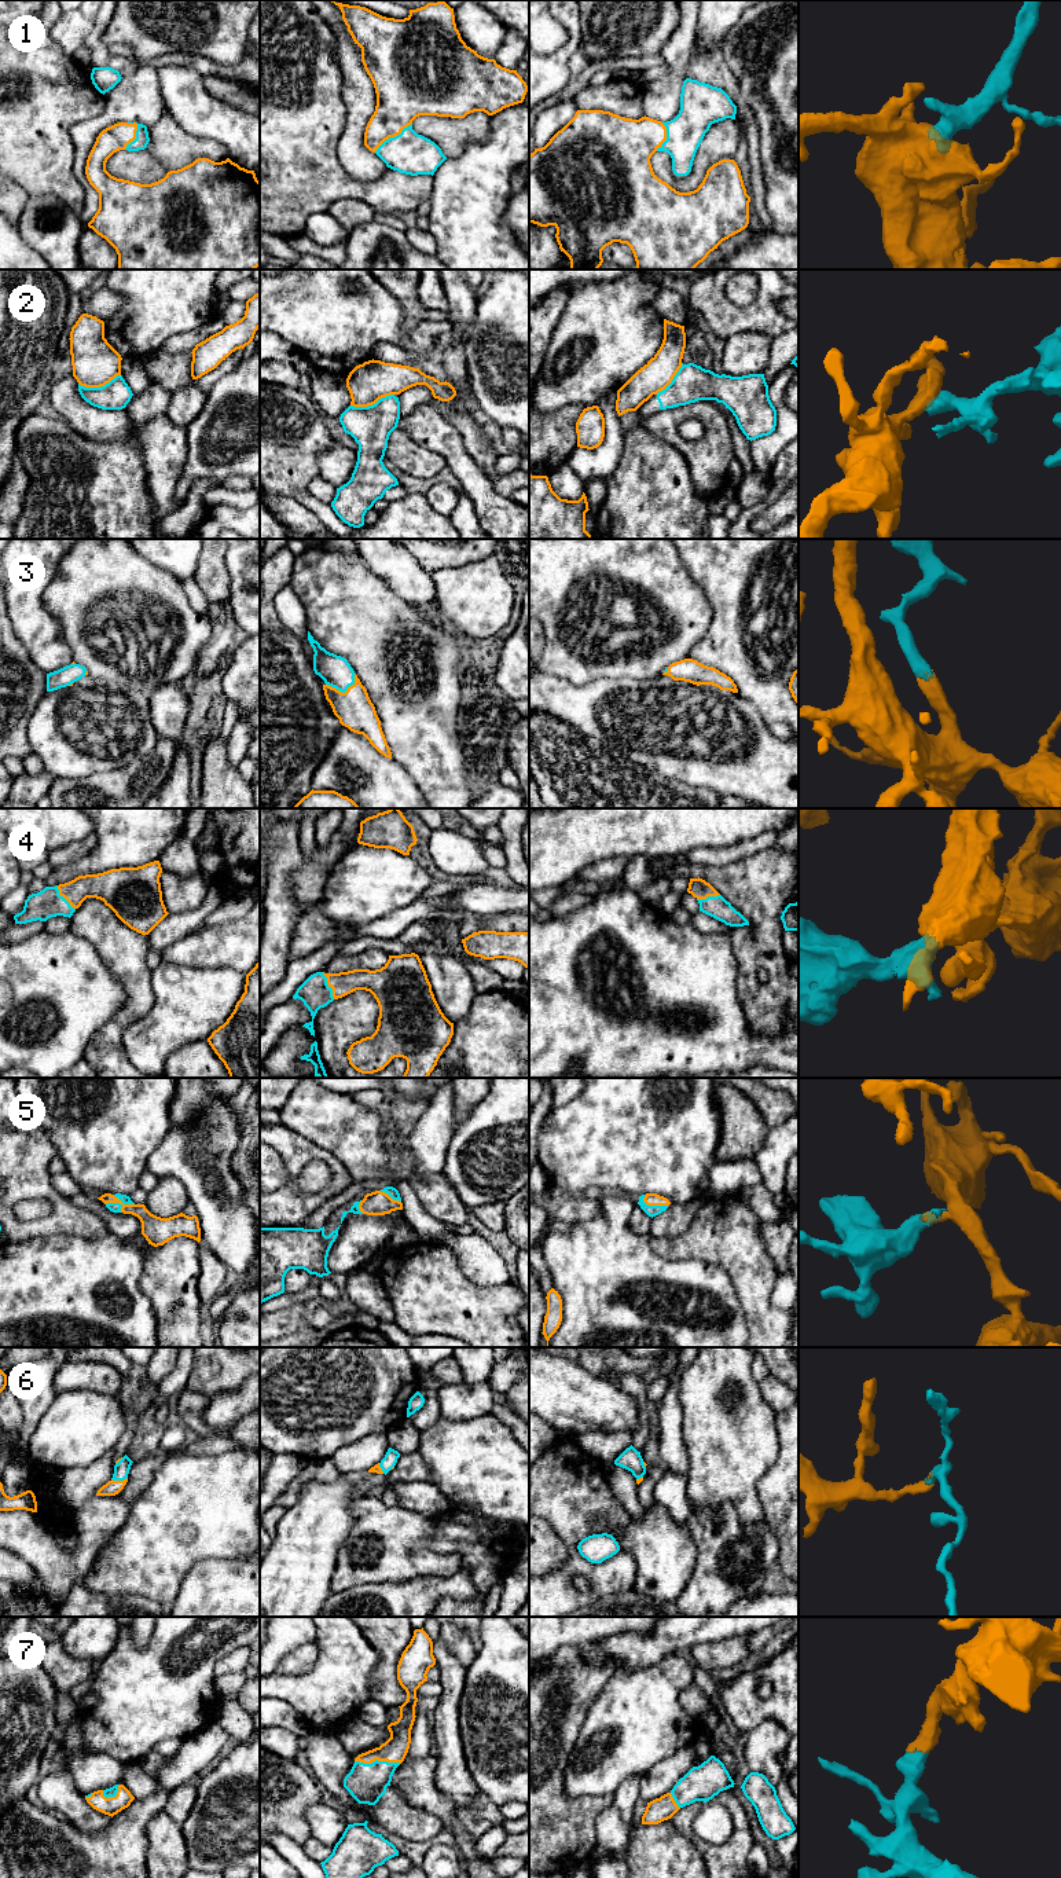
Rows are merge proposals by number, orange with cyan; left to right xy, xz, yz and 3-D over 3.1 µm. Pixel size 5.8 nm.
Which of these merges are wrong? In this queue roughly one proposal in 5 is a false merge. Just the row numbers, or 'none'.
2

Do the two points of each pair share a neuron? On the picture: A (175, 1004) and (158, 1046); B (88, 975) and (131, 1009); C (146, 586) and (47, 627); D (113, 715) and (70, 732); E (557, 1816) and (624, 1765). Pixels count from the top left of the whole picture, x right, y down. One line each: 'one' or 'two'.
A: one
B: two
C: two
D: one
E: two

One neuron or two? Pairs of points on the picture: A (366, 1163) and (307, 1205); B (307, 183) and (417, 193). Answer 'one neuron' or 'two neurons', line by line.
A: two neurons
B: one neuron

